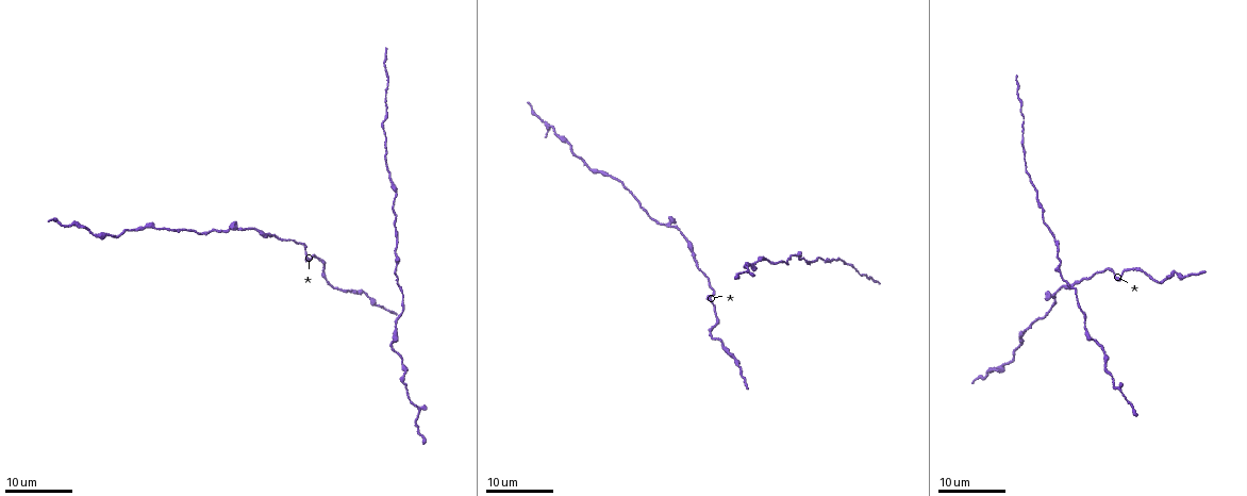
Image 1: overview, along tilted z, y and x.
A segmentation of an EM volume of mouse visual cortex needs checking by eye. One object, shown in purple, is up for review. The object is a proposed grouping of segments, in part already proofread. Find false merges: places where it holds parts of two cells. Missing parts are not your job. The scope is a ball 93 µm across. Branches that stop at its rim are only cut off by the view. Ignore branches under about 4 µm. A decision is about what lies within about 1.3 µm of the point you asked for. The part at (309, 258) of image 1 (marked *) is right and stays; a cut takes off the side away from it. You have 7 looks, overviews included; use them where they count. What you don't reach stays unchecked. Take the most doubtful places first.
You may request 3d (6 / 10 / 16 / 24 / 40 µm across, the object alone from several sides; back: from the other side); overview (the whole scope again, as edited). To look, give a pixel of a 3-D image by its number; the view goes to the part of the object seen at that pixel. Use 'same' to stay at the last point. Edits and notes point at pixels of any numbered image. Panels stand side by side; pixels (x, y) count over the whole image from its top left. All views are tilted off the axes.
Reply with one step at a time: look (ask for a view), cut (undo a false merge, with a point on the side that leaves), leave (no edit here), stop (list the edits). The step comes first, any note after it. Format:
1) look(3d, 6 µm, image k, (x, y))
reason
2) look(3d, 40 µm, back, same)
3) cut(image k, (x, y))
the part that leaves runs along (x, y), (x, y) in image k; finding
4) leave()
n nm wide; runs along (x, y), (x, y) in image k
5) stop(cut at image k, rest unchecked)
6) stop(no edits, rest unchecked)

look(3d, 16 µm, image 1, (1060, 260))

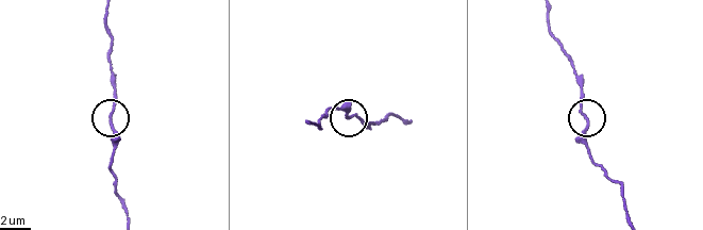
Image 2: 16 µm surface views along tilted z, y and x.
look(3d, 10 µm, image 2, (588, 121))
closer look

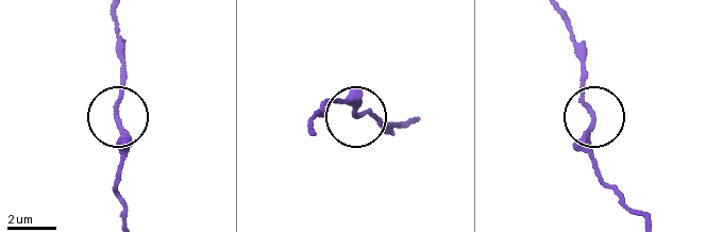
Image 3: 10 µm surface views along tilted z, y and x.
leave()
one cell here

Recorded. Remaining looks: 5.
look(3d, 16 µm, image 1, (1106, 369))
calibre changes

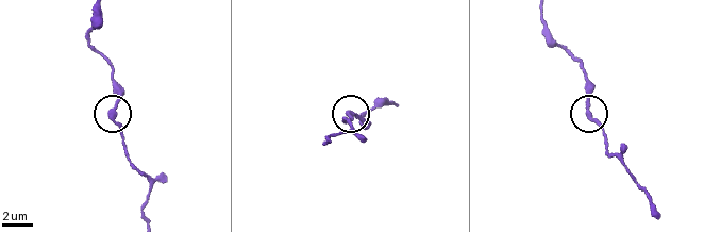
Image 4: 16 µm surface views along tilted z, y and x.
look(3d, 6 µm, image 4, (111, 116))
closer look

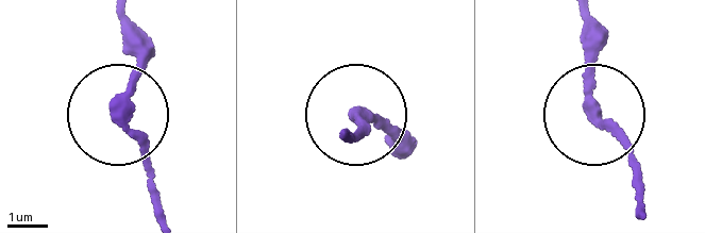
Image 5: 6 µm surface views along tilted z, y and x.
leave()
270 nm wide; runs along (128, 13), (140, 72), (122, 123), (148, 200) in image 5; all the same cell

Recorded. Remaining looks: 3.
look(3d, 24 µm, image 1, (97, 237))

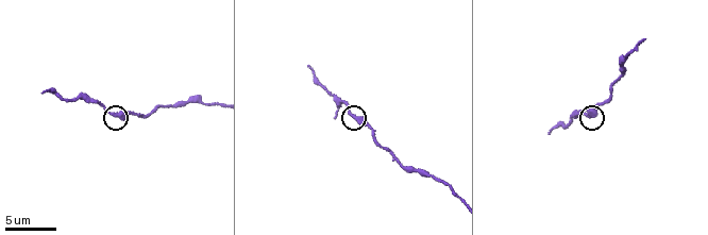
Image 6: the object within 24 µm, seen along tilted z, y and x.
look(3d, 6 µm, image 6, (117, 113))
zoom in

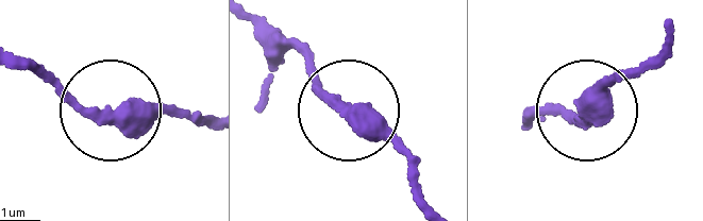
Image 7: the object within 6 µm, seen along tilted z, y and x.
leave()
all the same cell

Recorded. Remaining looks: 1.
stop(no edits, rest unchecked)

